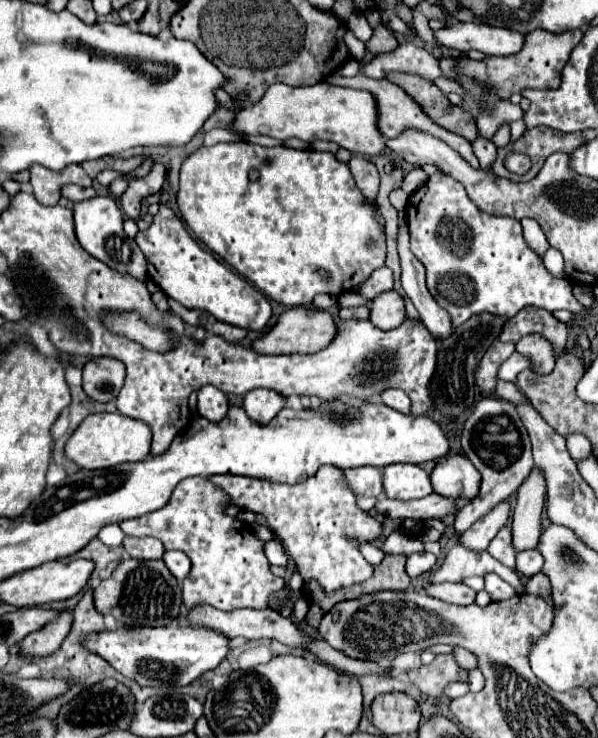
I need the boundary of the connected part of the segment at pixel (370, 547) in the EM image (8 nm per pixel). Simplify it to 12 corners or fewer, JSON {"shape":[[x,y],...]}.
{"shape":[[362,543],[360,553],[370,565],[378,565],[384,553],[374,543]]}

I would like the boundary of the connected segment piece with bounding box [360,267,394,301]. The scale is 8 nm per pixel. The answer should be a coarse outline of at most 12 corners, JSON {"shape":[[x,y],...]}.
{"shape":[[380,267],[362,285],[360,295],[372,301],[394,285],[392,271]]}

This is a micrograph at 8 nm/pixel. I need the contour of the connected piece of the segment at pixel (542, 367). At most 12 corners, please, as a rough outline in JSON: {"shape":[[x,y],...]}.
{"shape":[[524,337],[516,351],[528,357],[532,371],[548,375],[556,355],[544,337]]}

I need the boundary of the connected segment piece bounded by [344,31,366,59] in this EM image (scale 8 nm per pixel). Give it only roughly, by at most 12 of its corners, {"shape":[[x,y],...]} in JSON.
{"shape":[[352,31],[344,39],[354,59],[364,55],[364,43]]}

